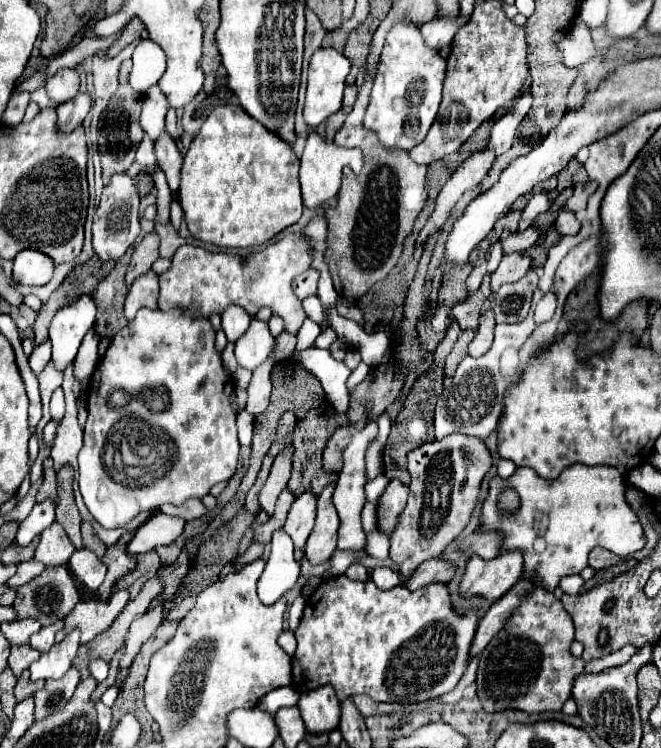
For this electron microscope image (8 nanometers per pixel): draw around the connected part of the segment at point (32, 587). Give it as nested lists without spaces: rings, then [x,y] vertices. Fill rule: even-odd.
[[[58,565],[58,567],[46,567],[42,571],[42,575],[34,577],[30,583],[18,587],[16,591],[16,599],[14,599],[14,609],[18,613],[18,619],[38,619],[42,625],[48,623],[56,623],[58,619],[64,619],[80,601],[78,597],[78,589],[74,585],[74,577],[70,575],[66,565]]]

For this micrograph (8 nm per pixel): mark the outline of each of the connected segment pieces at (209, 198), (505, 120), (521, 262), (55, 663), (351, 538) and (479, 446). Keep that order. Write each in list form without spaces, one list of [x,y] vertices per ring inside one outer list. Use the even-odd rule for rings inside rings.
[[[218,105],[204,121],[200,133],[192,141],[182,167],[182,185],[178,201],[184,211],[190,233],[220,247],[254,247],[270,241],[282,229],[294,225],[302,215],[302,197],[298,181],[300,161],[292,147],[286,147],[278,135],[270,135],[264,127],[246,115],[238,105]]]
[[[526,91],[526,93],[524,93],[506,113],[502,113],[502,117],[494,123],[488,149],[494,149],[498,155],[506,153],[506,151],[512,147],[514,133],[516,133],[520,121],[528,115],[530,107],[532,107],[532,95]]]
[[[510,253],[504,255],[498,269],[492,273],[492,289],[496,291],[504,283],[514,283],[520,277],[526,275],[526,271],[532,267],[532,259],[526,253]]]
[[[70,631],[60,643],[40,655],[38,661],[30,665],[32,679],[60,679],[72,665],[76,657],[76,647],[80,647],[80,631]]]
[[[376,421],[368,423],[362,431],[354,433],[348,447],[344,449],[344,467],[338,473],[338,481],[334,487],[334,495],[332,495],[332,503],[338,511],[340,517],[340,529],[338,529],[338,549],[352,549],[352,551],[362,551],[364,543],[366,543],[366,535],[362,531],[362,523],[360,523],[360,513],[362,507],[366,503],[366,493],[364,493],[364,485],[366,485],[366,449],[370,447],[370,443],[378,437],[378,425]]]
[[[462,433],[424,443],[408,453],[408,471],[412,477],[408,485],[410,497],[390,535],[390,559],[400,565],[402,581],[406,581],[422,561],[438,557],[462,533],[490,465],[488,447],[480,439]]]

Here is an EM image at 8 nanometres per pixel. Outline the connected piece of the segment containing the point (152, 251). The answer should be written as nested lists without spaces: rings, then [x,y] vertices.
[[[148,233],[140,245],[136,245],[132,259],[130,259],[130,267],[126,273],[126,283],[132,285],[134,279],[146,271],[150,271],[150,265],[158,259],[158,243],[160,237],[158,233]]]

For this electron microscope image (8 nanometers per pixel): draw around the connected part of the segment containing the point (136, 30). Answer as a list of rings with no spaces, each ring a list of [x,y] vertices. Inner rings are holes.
[[[136,19],[134,23],[130,23],[124,31],[122,31],[122,35],[108,47],[108,51],[106,51],[106,55],[108,57],[116,57],[130,41],[134,41],[134,39],[138,39],[138,37],[142,37],[142,33],[144,33],[144,27],[140,25],[140,19]]]

